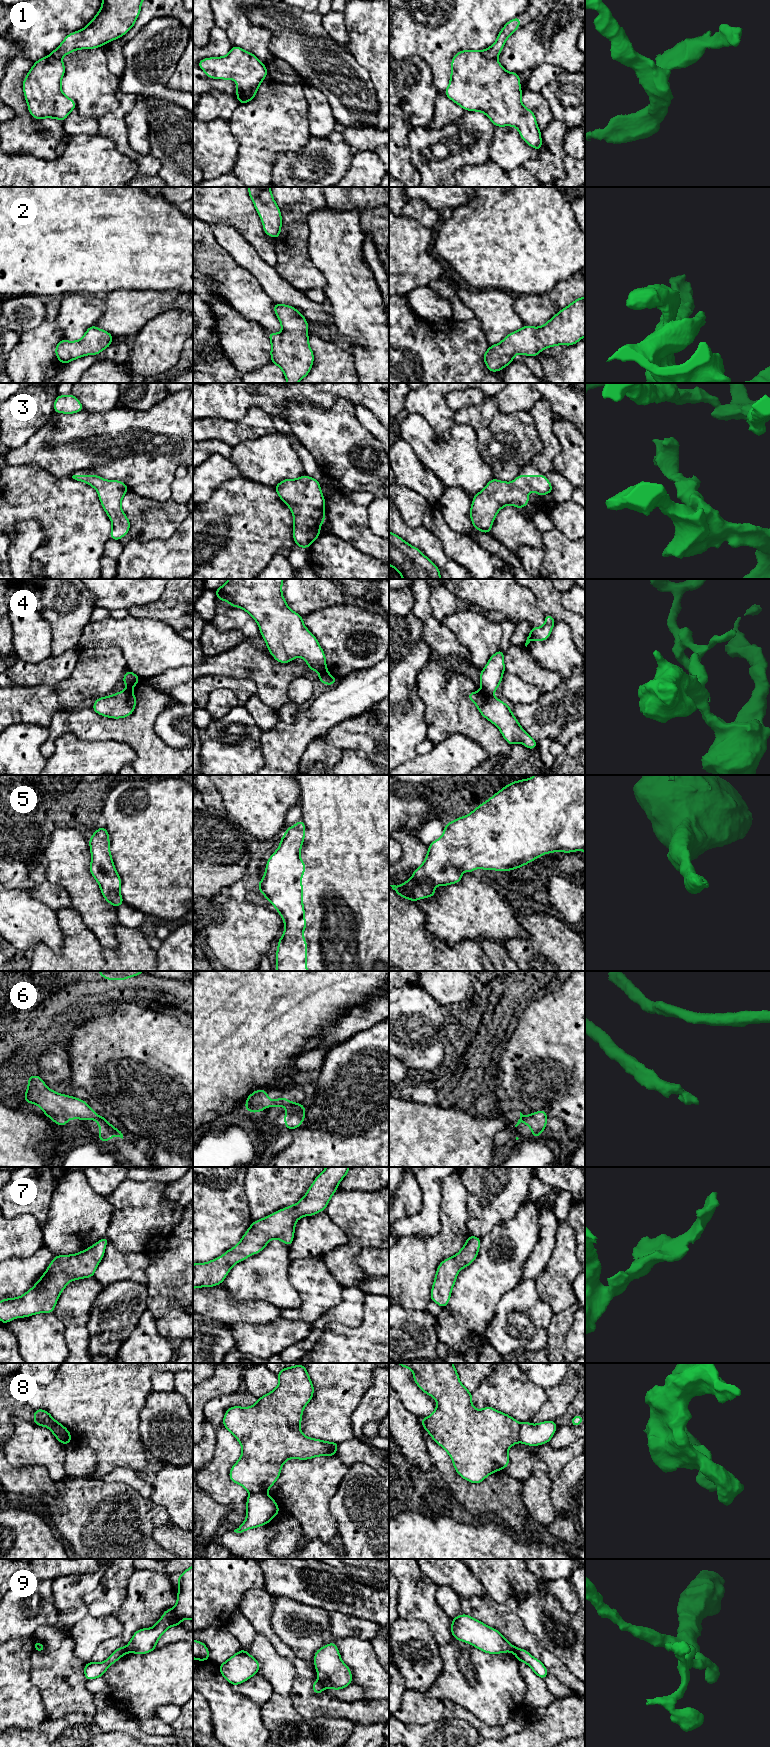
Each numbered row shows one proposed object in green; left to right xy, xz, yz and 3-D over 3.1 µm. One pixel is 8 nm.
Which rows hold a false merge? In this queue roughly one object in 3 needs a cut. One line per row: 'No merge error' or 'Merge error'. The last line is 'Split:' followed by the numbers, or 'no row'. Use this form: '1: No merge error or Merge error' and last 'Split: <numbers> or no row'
1: Merge error
2: No merge error
3: No merge error
4: Merge error
5: No merge error
6: Merge error
7: No merge error
8: Merge error
9: Merge error
Split: 1, 4, 6, 8, 9

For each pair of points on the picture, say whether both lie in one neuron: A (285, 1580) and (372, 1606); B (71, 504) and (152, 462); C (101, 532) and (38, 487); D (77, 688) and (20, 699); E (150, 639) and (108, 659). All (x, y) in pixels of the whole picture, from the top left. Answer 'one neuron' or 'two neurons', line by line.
A: one neuron
B: two neurons
C: one neuron
D: one neuron
E: two neurons

